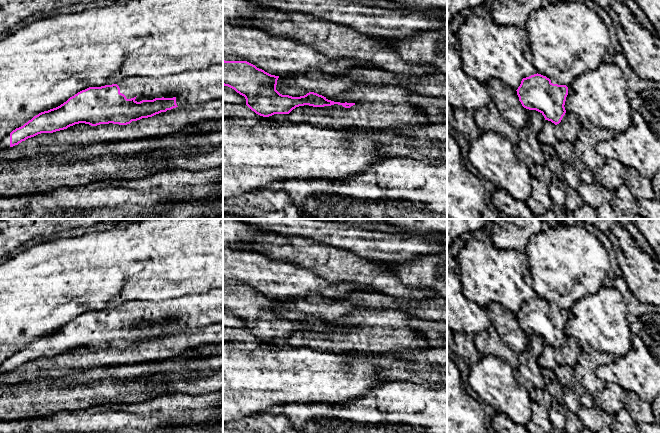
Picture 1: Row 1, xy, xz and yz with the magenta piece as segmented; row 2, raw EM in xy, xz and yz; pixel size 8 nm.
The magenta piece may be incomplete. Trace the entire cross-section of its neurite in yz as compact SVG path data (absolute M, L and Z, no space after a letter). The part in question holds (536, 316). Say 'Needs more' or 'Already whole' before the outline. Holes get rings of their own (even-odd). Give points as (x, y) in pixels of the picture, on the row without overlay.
Already whole. M537 297L523 302L516 315L524 332L540 336L545 344L555 349L561 346L566 337L566 309L553 308L549 302Z

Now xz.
Already whole. M223 284L223 309L244 320L246 329L260 340L289 338L296 331L304 329L324 331L338 328L345 332L355 329L334 326L314 316L300 321L282 319L276 314L278 302L247 285Z

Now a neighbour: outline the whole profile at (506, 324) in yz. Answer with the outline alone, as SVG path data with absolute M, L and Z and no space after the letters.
M490 302L486 306L486 312L491 325L511 350L521 354L528 348L530 334L522 330L516 314L497 302Z

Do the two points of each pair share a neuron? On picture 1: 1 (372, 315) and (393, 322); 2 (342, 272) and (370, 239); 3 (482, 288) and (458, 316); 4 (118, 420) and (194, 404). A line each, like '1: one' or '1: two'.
1: one
2: two
3: two
4: one

